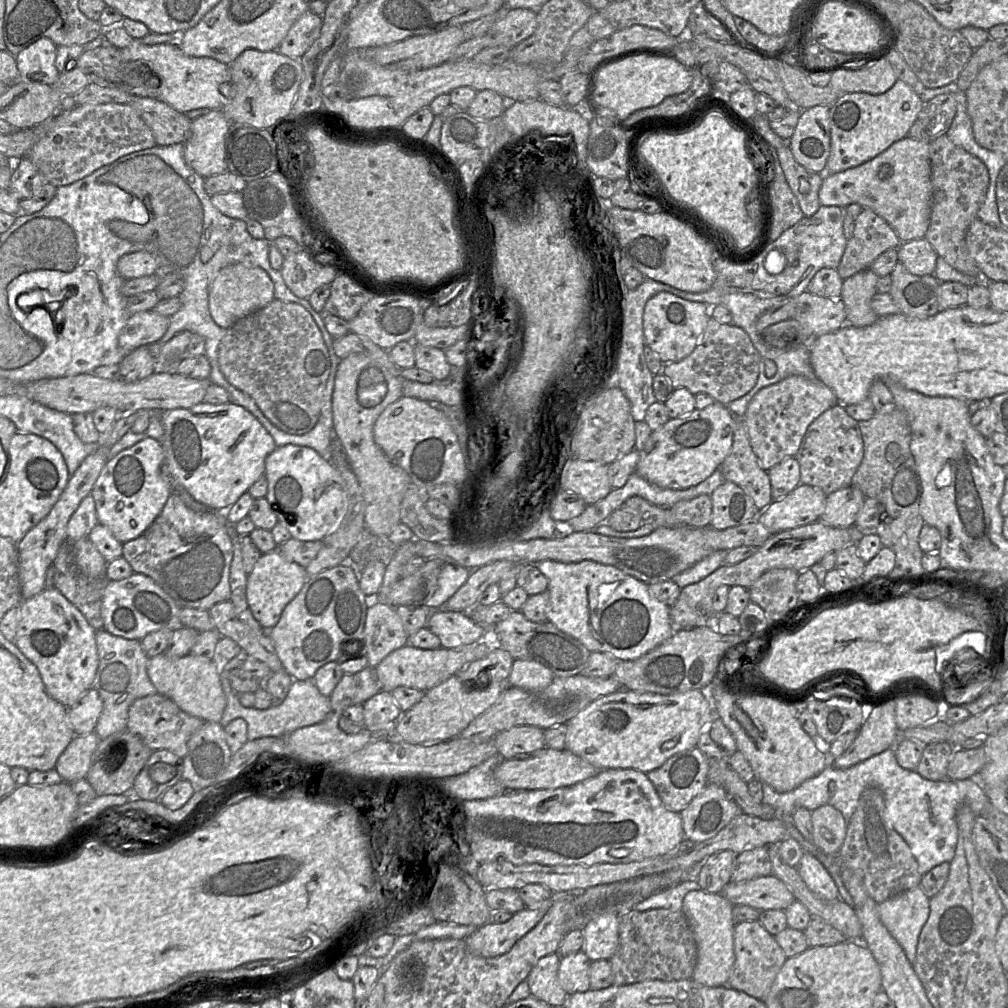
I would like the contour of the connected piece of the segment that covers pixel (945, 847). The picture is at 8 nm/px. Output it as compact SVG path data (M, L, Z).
M894 748L886 749L846 769L836 768L829 763L817 776L804 781L790 792L779 793L770 785L762 783L762 803L770 806L776 812L776 816L781 817L790 817L800 807L812 812L821 806L830 805L839 810L846 822L848 822L857 808L861 793L867 787L877 787L881 790L885 804L885 820L908 844L919 865L921 875L925 875L932 868L943 862L950 863L954 858L958 841L956 812L959 806L961 804L967 804L976 817L981 814L985 806L989 803L984 787L979 781L978 774L970 779L964 780L950 780L946 778L940 781L928 780L920 776L916 771L906 770L900 767L895 757Z

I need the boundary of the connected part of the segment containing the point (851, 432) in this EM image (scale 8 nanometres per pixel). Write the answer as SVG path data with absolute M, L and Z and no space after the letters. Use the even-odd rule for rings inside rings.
M837 404L819 415L808 427L796 454L800 465L800 481L821 489L827 496L852 484L864 455L864 442L859 423L848 415L846 406Z

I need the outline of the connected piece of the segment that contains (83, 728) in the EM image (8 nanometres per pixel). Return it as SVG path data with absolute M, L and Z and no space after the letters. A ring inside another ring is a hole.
M91 688L79 701L67 709L67 718L74 735L86 735L95 731L103 710L99 693Z

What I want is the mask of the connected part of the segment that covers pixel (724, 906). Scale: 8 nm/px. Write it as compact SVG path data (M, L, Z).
M693 890L683 899L681 911L687 918L697 943L697 963L691 979L702 985L723 986L730 976L735 962L734 927L736 923L732 909L733 904L721 893Z

